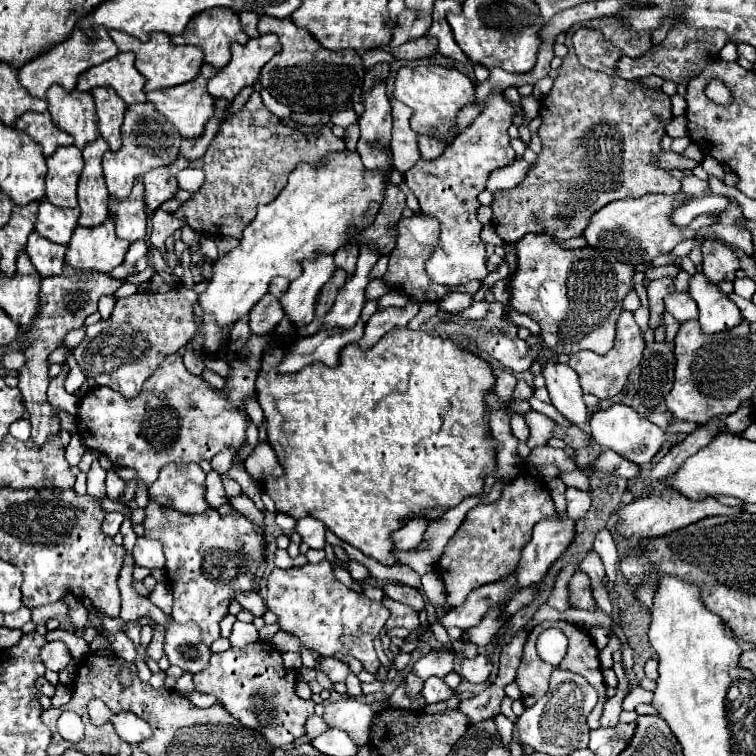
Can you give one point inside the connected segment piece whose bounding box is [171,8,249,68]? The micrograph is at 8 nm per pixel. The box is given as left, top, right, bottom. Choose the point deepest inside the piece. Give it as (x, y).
(213, 31)

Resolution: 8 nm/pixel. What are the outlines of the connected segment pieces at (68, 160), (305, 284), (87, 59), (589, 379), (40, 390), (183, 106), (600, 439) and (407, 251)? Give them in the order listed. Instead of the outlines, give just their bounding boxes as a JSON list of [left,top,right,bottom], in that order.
[[45,146,83,208],[279,254,333,328],[19,26,119,100],[569,310,645,400],[17,266,123,446],[147,74,215,138],[589,404,665,466],[383,214,453,302]]

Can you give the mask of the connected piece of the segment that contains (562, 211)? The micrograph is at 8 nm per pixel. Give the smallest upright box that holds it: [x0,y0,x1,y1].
[491,26,681,244]

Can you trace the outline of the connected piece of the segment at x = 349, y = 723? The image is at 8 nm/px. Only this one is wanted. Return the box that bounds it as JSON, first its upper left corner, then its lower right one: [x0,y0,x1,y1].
[323,698,373,746]

